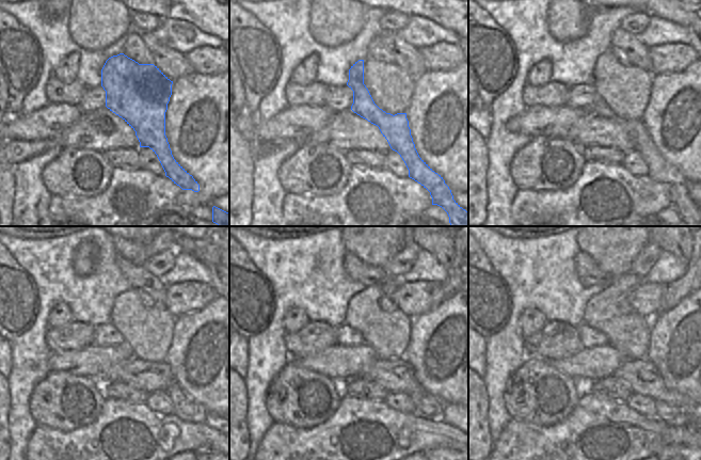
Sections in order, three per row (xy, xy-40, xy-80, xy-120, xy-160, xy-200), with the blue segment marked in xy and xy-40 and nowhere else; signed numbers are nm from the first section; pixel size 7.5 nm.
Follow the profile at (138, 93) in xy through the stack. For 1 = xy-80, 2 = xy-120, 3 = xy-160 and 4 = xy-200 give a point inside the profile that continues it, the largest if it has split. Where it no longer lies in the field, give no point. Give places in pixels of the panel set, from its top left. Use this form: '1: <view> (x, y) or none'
1: xy-80 (658, 169)
2: xy-120 (185, 408)
3: xy-160 (428, 407)
4: xy-200 (666, 412)

